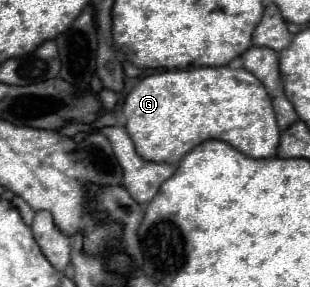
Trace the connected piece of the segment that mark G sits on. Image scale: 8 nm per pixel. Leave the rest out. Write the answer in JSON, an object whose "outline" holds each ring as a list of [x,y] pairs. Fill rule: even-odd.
{"outline":[[[244,68],[162,70],[142,78],[128,92],[122,112],[138,154],[152,162],[178,164],[194,146],[210,138],[228,142],[250,158],[270,158],[276,154],[280,138],[270,96],[262,82]]]}

